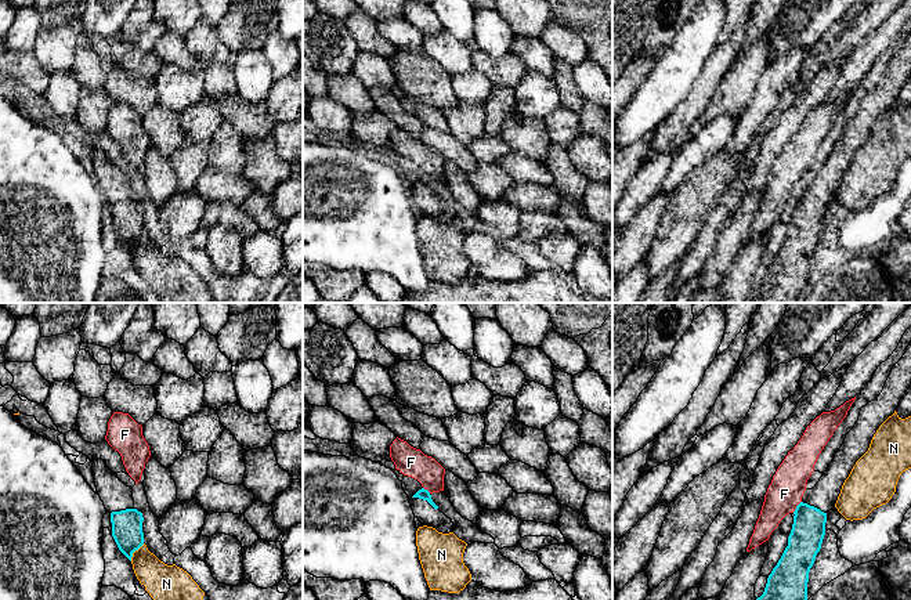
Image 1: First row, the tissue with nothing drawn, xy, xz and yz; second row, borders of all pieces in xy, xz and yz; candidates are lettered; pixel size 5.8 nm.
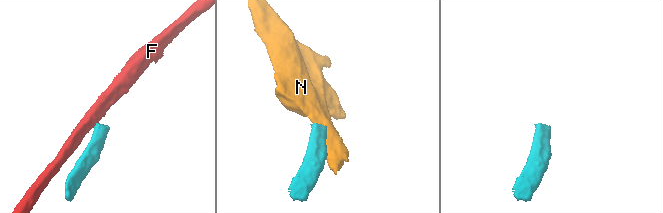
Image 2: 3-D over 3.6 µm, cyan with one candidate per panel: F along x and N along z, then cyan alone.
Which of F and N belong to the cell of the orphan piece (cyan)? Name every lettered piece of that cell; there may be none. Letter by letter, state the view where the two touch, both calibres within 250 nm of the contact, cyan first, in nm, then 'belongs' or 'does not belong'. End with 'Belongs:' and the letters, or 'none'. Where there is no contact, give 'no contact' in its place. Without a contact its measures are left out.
F: contact in yz; calibres 190 and 200 nm; does not belong
N: contact in xy; calibres 180 and 220 nm; does not belong
Belongs: none

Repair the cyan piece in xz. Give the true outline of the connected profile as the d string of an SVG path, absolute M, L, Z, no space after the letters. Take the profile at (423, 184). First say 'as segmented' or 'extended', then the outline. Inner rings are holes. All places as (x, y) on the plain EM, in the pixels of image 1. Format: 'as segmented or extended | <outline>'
extended | M419 180L409 188L409 194L415 207L417 207L423 216L433 217L442 224L453 223L452 210L438 199L427 180Z

